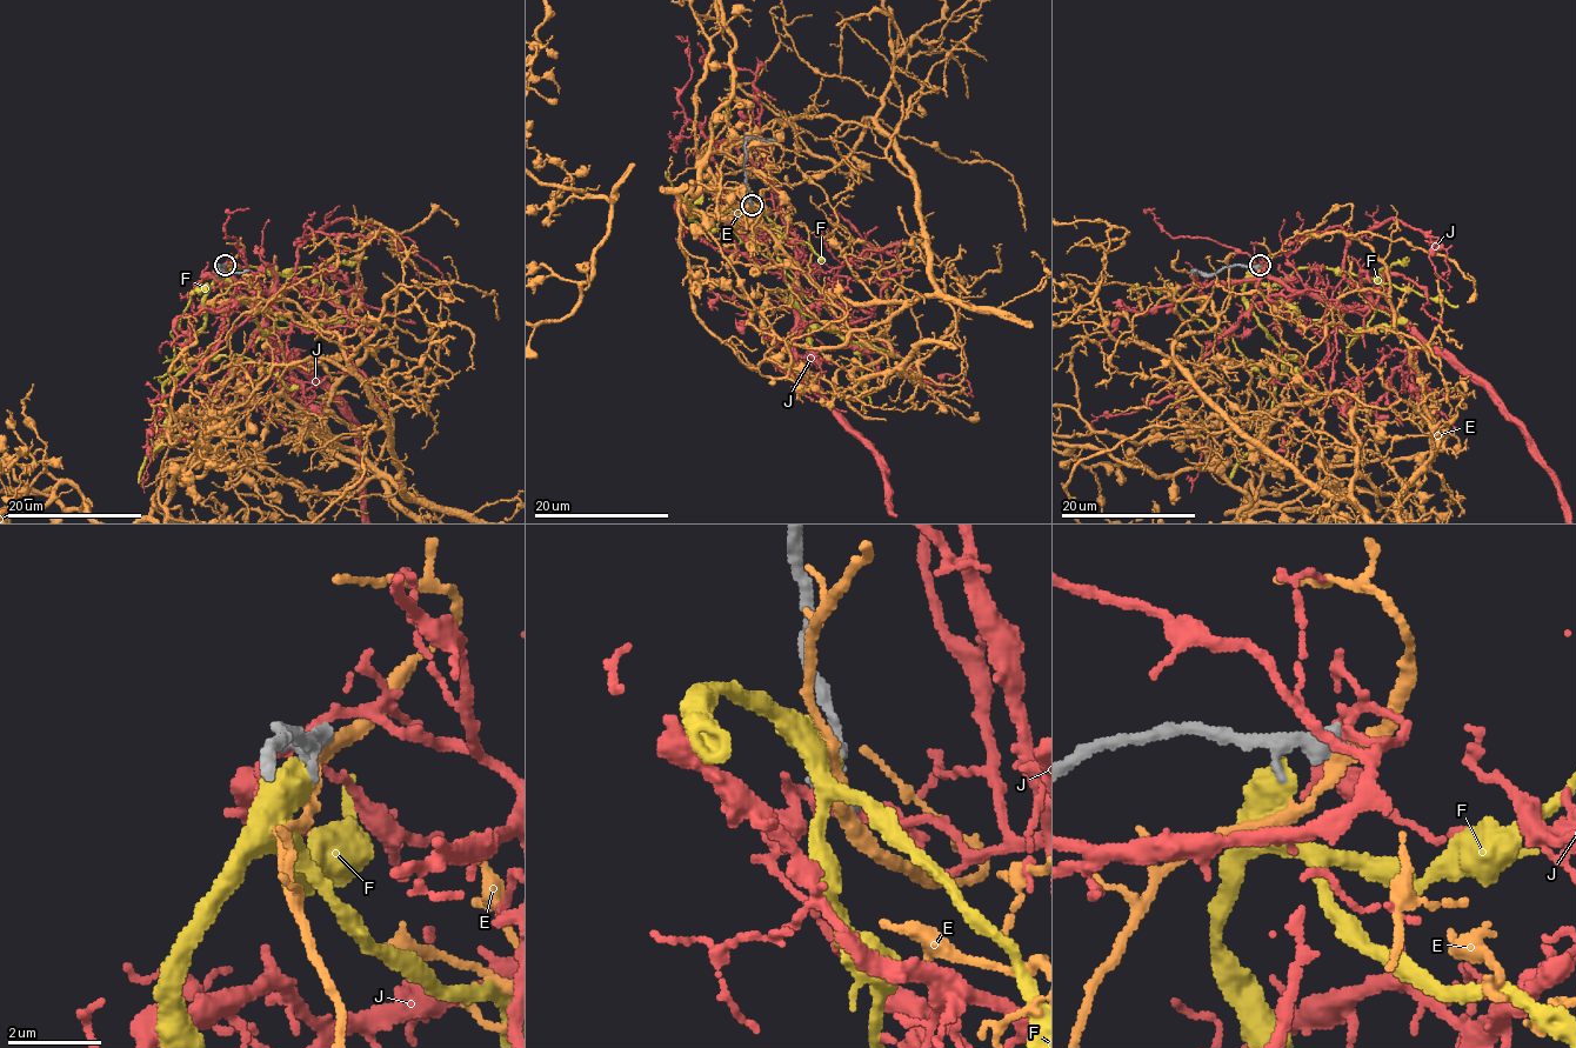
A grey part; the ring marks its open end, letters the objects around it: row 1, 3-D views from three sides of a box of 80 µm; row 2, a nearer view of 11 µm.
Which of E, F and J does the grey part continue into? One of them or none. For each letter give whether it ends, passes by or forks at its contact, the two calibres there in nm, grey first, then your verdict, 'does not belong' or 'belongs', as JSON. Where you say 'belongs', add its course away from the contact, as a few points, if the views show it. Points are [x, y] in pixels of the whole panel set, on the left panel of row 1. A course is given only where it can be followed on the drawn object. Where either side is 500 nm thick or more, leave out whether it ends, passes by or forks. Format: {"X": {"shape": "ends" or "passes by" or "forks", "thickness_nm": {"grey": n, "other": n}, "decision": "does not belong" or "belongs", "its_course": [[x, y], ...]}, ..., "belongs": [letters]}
{"E": {"shape": "passes by", "thickness_nm": {"grey": 360, "other": 300}, "decision": "does not belong"}, "F": {"thickness_nm": {"grey": 220, "other": 600}, "decision": "does not belong"}, "J": {"shape": "passes by", "thickness_nm": {"grey": 480, "other": 220}, "decision": "does not belong"}, "belongs": []}

